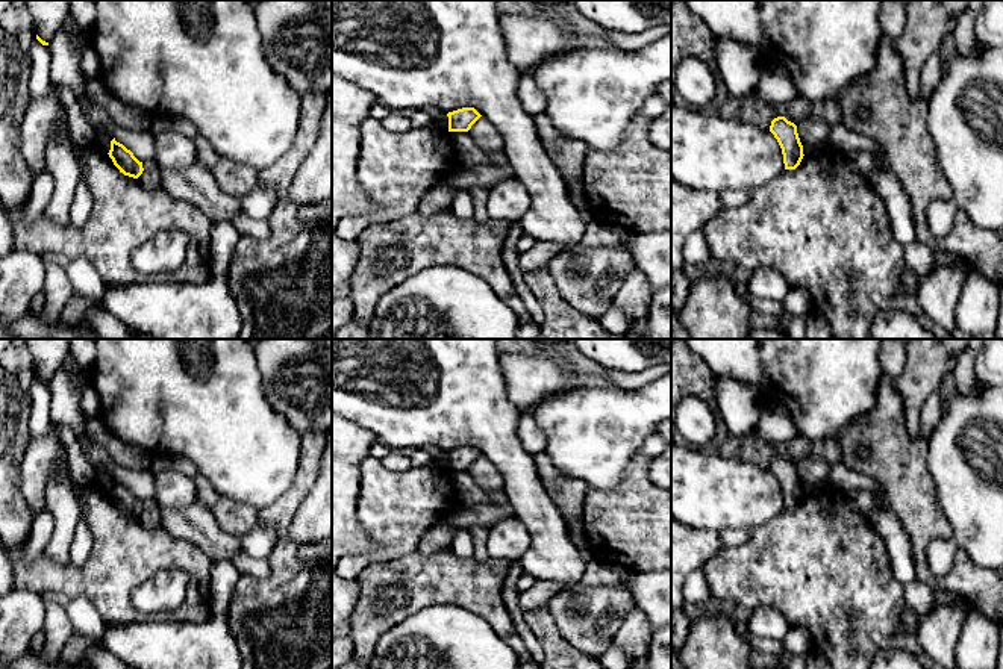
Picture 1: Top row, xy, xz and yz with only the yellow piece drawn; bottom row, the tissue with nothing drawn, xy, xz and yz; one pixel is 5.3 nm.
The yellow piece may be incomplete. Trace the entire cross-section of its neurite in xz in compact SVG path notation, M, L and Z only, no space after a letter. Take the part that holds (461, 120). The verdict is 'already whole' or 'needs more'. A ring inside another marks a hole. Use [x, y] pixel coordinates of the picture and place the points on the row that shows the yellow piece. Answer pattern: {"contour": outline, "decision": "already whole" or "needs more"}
{"contour": "M462 107L447 114L448 132L468 132L482 117L474 107Z", "decision": "already whole"}

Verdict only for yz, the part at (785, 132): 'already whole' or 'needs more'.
already whole

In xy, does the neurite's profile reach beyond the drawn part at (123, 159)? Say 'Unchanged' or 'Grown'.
Unchanged

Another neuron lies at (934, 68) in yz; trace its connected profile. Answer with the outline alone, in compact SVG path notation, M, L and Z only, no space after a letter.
M936 50L927 58L920 76L918 91L926 98L927 103L936 85L941 82L944 73L945 73L945 67L941 61L939 51Z

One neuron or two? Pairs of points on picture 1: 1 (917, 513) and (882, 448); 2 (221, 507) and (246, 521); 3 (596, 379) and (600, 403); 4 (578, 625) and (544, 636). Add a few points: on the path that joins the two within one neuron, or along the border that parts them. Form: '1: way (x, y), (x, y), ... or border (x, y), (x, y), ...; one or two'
1: way (912, 497), (905, 472), (899, 465); one
2: way (228, 513), (240, 519); one
3: border (614, 385), (562, 391); two
4: border (546, 606), (558, 631), (582, 653); two

